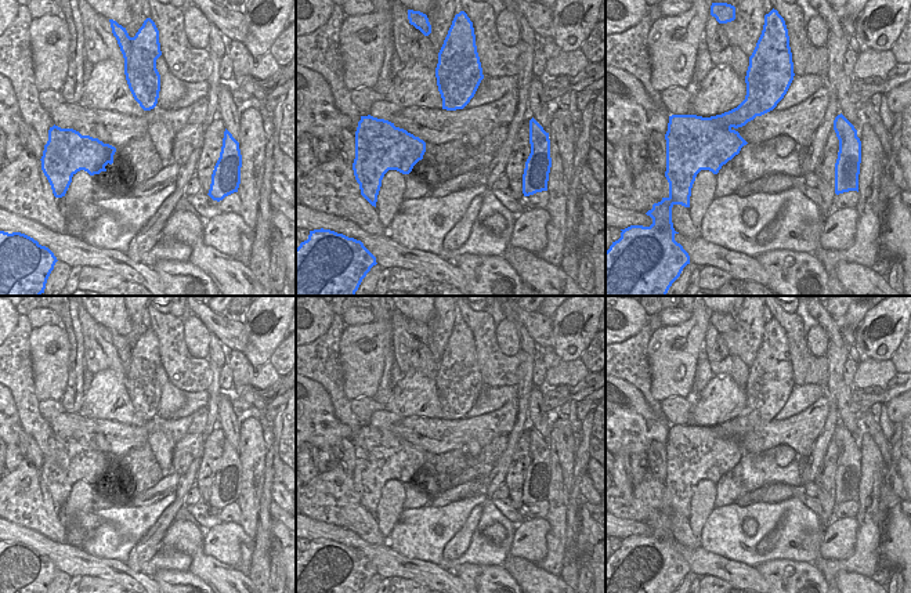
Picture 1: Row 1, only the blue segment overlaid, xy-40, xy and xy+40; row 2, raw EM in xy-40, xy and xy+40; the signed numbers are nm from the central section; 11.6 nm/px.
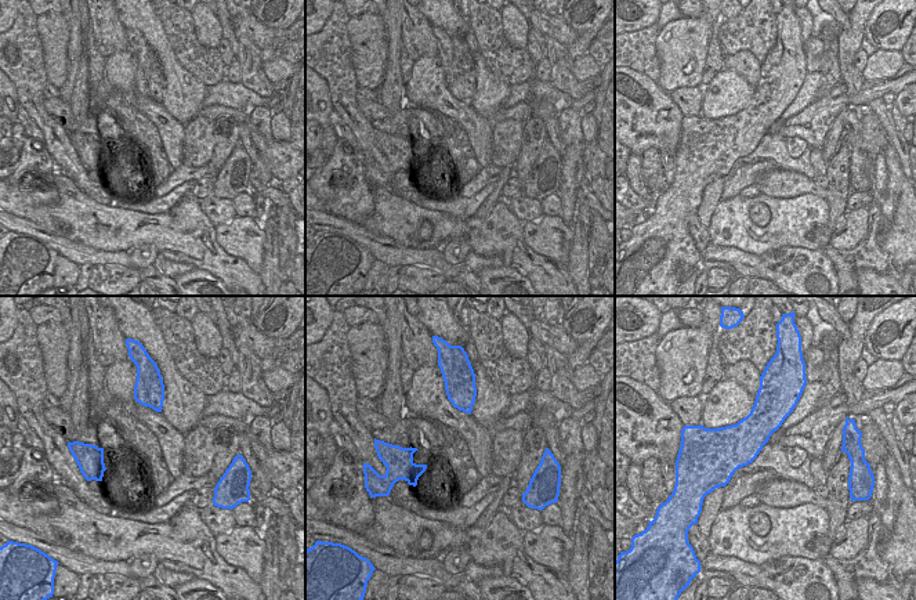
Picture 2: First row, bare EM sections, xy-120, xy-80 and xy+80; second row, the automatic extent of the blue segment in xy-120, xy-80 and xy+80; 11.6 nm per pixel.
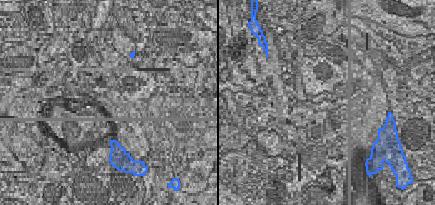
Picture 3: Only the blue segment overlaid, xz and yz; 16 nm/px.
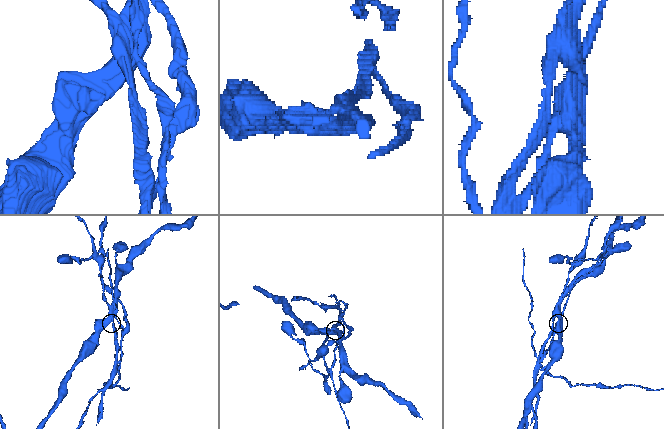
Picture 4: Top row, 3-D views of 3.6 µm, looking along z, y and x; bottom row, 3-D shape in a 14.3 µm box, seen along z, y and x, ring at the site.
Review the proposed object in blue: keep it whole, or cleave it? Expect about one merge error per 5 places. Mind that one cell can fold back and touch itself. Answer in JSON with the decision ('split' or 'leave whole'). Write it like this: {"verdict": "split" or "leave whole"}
{"verdict": "split"}

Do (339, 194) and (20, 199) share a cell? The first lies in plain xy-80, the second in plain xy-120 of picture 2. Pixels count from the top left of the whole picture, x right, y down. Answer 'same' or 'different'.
different

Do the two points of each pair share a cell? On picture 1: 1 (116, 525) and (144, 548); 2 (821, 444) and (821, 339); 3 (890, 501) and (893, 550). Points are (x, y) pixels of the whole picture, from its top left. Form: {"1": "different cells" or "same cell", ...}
{"1": "different cells", "2": "different cells", "3": "same cell"}

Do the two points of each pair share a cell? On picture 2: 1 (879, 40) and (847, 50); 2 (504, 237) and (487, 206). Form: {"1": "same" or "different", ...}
{"1": "different", "2": "different"}

